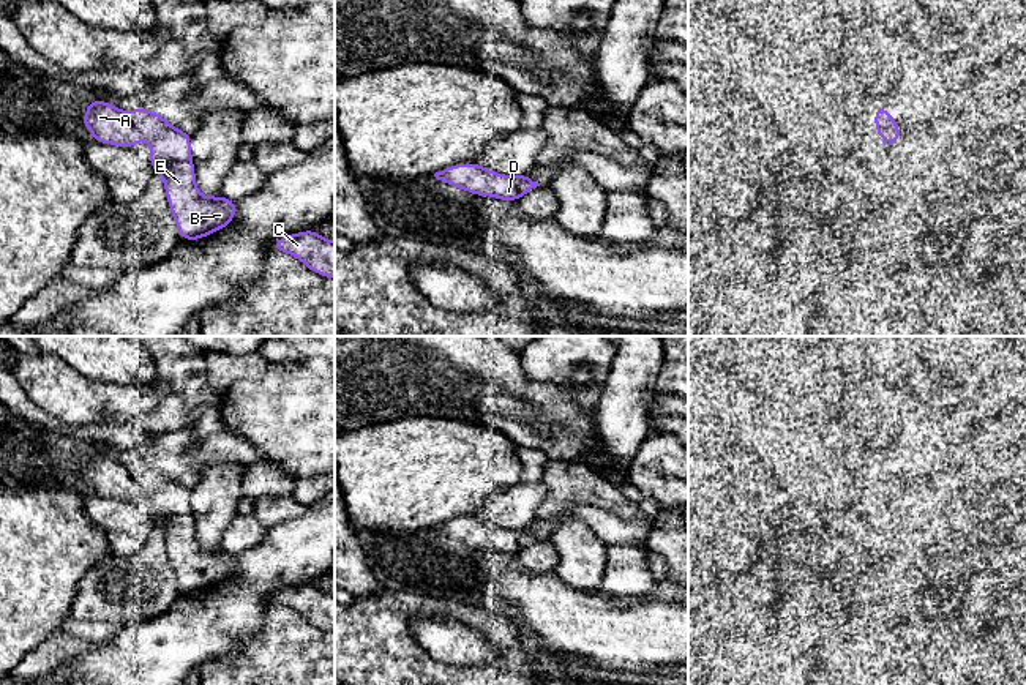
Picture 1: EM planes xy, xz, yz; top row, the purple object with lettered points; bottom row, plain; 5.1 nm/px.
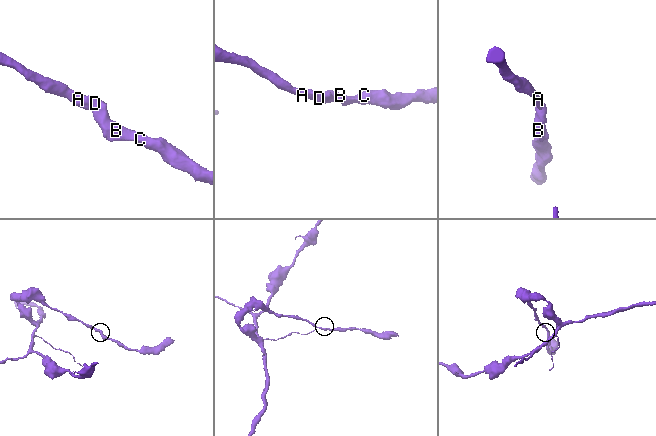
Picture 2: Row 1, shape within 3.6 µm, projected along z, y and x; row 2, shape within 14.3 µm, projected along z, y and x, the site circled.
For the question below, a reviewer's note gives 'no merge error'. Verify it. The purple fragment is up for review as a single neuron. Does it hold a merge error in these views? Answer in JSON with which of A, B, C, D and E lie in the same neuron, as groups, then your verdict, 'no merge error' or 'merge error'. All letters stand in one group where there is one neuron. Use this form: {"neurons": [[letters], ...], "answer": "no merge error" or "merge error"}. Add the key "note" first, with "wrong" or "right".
{"note": "right", "neurons": [["A", "B", "C", "D", "E"]], "answer": "no merge error"}

